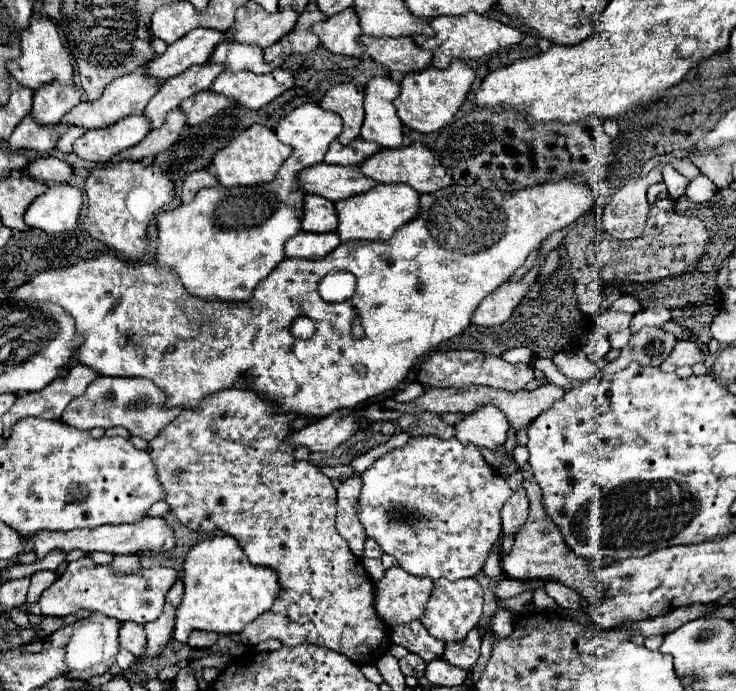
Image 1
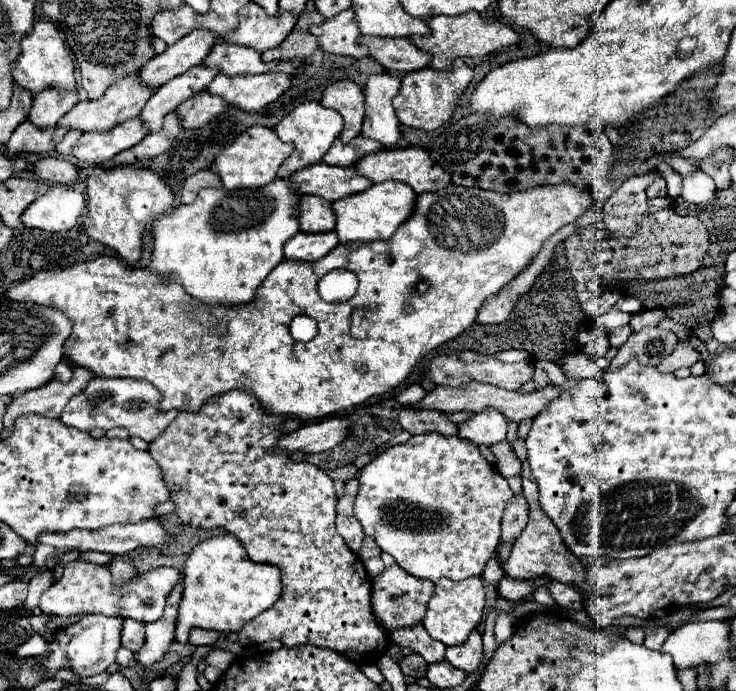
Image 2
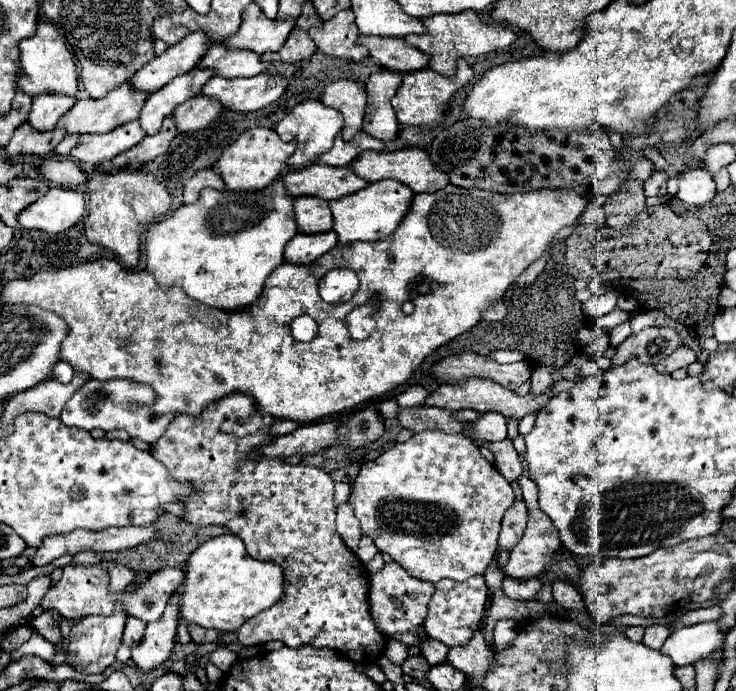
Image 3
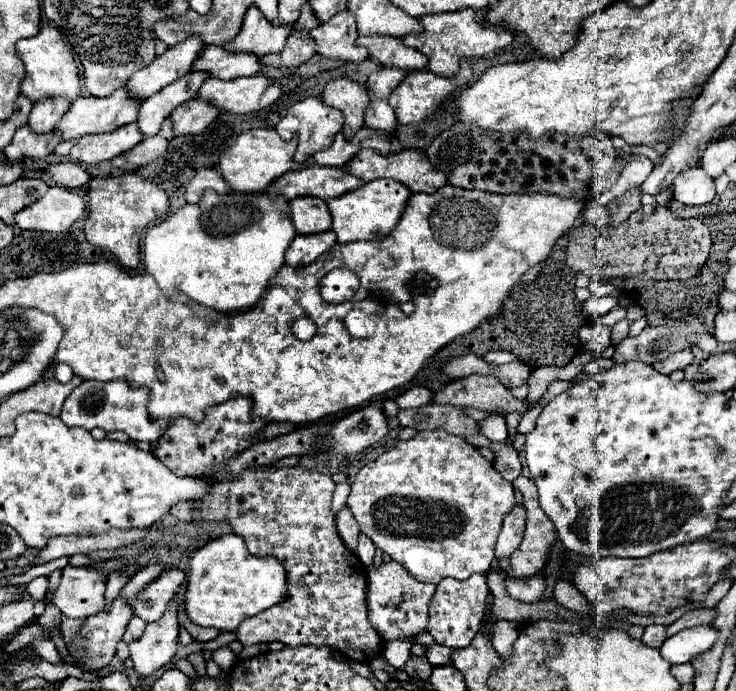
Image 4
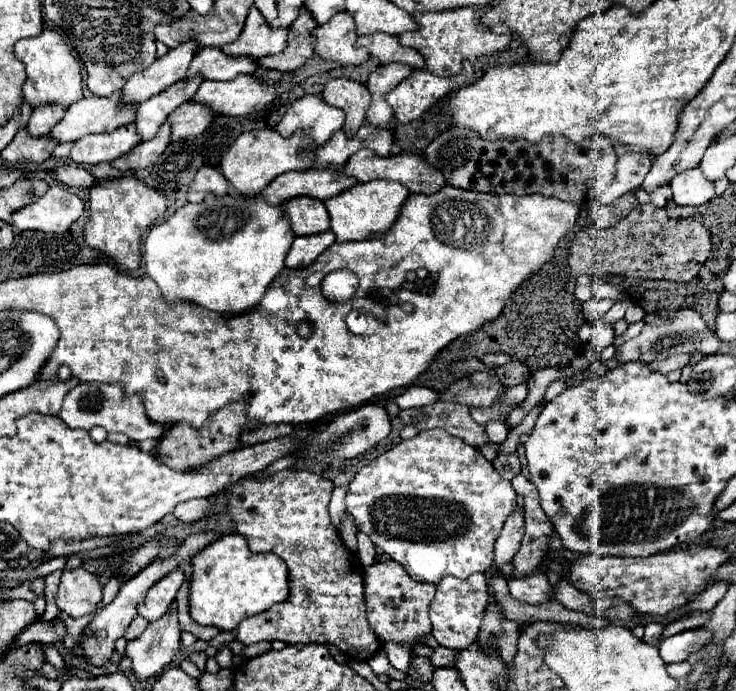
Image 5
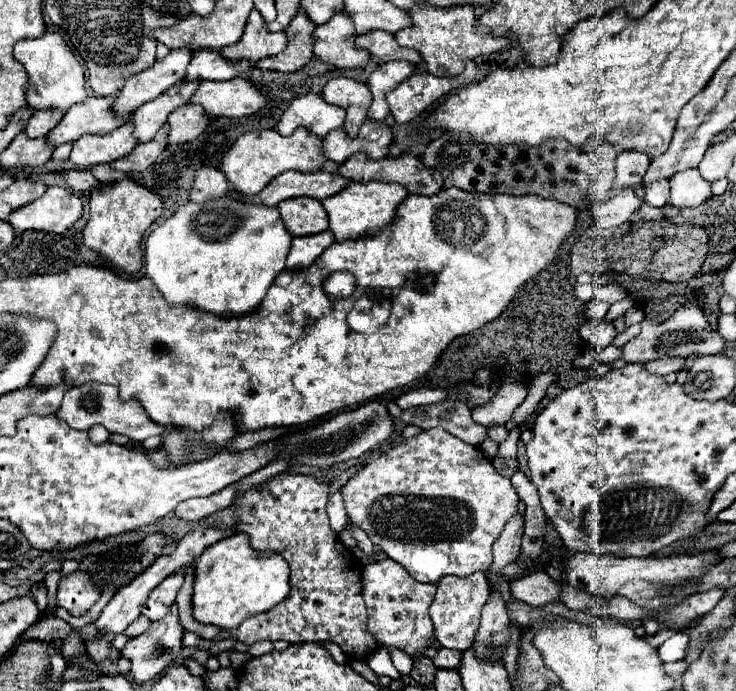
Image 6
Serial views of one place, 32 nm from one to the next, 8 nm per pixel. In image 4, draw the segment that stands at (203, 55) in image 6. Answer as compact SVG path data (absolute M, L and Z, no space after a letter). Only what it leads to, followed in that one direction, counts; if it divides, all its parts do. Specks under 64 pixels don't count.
M206 46L202 56L194 62L192 70L210 72L214 78L232 80L238 76L256 76L264 64L250 52L228 52L222 46Z

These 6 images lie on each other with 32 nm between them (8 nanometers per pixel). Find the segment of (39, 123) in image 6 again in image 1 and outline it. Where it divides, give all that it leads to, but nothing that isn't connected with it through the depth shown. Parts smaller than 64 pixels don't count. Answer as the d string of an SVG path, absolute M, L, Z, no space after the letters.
M52 80L34 92L32 116L40 124L56 124L66 112L82 102L82 90L76 84L62 84Z

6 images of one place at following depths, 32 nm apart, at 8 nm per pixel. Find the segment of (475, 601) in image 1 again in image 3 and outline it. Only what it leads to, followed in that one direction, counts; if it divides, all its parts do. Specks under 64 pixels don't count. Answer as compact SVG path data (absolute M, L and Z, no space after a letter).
M472 576L462 582L444 578L436 584L436 592L428 604L424 630L430 638L446 644L448 648L462 646L478 630L484 616L484 608L486 608L486 584L482 576Z

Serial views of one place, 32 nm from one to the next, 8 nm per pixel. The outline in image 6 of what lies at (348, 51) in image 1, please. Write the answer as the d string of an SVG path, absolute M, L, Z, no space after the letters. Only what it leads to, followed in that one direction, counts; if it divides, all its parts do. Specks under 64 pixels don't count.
M346 12L332 16L326 24L314 30L314 54L336 68L362 68L370 54L354 48L356 30Z

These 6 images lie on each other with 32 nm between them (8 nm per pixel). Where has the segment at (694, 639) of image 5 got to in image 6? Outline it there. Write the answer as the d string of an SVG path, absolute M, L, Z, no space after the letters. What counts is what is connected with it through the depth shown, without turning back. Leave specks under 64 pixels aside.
M682 630L682 632L676 632L672 638L668 638L658 648L658 654L660 654L662 662L678 662L678 660L686 658L688 646L690 646L690 634L686 630Z

